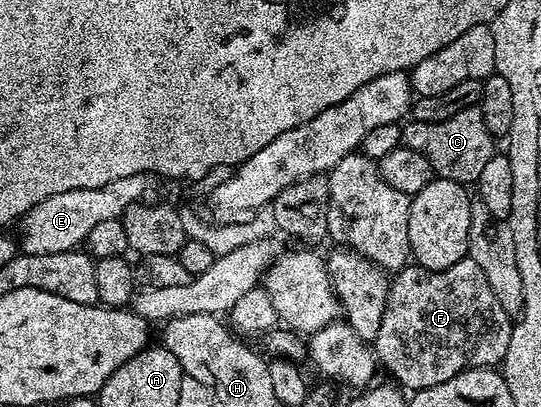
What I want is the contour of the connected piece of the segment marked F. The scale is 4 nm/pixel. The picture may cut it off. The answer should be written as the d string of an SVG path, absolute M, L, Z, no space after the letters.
M469 256L446 269L422 269L410 263L392 274L375 352L384 372L402 390L426 389L455 379L464 369L500 366L514 324L491 292L487 275Z

